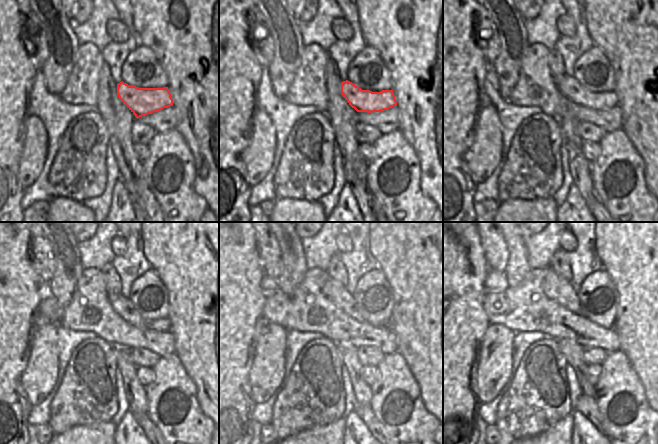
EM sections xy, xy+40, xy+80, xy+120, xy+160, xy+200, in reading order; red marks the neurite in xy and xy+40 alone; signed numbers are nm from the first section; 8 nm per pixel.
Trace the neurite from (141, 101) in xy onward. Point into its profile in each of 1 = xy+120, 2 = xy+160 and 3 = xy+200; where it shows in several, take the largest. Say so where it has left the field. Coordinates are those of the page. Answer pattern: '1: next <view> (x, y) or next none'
1: next xy+120 (127, 311)
2: next xy+160 (350, 308)
3: next xy+200 (575, 307)

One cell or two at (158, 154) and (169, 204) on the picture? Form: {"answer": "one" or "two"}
{"answer": "one"}

